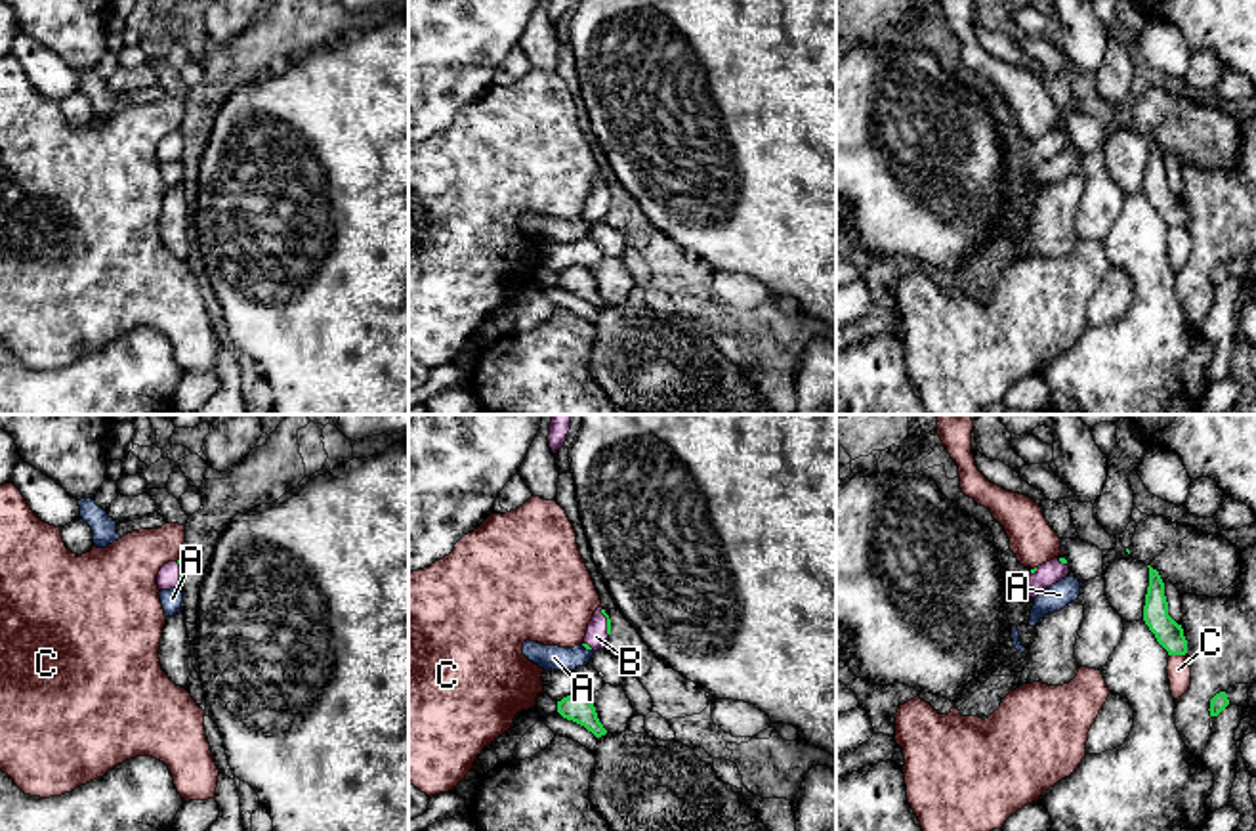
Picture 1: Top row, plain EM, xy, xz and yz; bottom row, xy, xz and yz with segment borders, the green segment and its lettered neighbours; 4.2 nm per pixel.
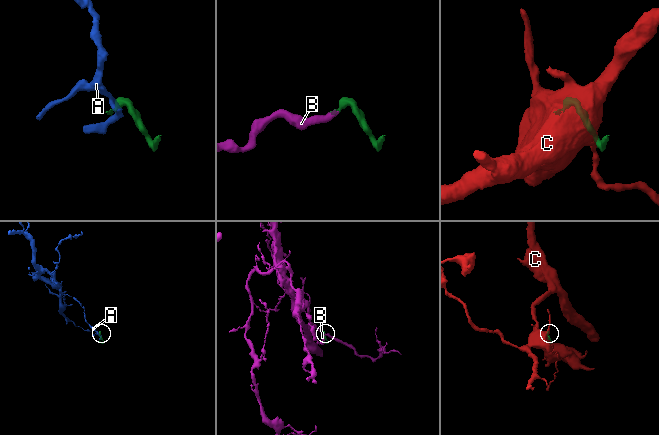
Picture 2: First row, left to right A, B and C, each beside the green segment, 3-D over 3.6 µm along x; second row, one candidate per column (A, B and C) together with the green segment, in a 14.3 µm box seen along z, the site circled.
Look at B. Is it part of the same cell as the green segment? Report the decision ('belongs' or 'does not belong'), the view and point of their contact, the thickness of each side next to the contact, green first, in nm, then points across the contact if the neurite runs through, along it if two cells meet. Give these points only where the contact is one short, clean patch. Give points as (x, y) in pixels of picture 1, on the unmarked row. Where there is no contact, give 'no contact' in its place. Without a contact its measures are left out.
belongs; contact xz (607, 193); calibres 20 and 100 nm; way xz (602, 182), (607, 193), (596, 209)

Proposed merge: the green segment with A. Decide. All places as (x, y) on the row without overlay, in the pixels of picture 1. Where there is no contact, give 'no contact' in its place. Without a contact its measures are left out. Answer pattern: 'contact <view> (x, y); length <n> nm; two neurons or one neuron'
contact xz (586, 220); length 50 nm; two neurons

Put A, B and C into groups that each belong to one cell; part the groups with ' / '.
A / B / C

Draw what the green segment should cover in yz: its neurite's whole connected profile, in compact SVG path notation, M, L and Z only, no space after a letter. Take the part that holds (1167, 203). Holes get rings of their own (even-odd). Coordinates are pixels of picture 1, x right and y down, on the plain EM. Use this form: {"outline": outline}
{"outline": "M1149 139L1149 159L1143 178L1143 193L1155 206L1157 214L1168 224L1168 227L1185 227L1187 212L1182 197L1168 187L1168 174L1164 168L1164 155L1157 141Z"}

